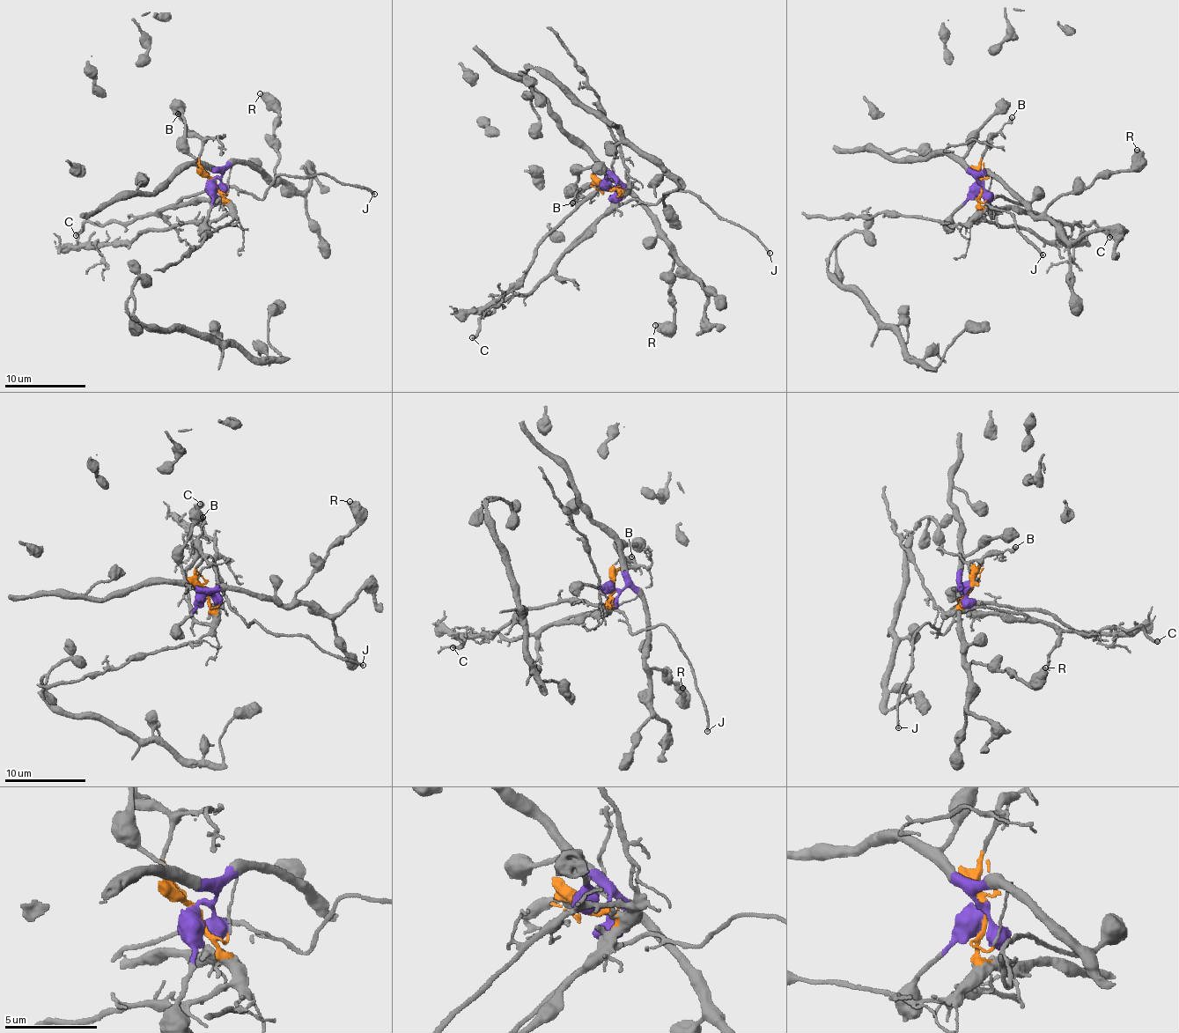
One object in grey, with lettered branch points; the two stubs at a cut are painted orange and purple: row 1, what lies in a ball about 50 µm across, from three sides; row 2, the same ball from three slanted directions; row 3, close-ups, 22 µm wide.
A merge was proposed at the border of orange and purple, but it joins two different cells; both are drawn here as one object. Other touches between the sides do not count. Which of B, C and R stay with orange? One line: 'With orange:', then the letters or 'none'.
With orange: B, C

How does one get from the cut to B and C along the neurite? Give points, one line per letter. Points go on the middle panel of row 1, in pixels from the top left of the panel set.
B: (607, 189), (594, 182), (571, 202)
C: (607, 189), (617, 191), (617, 198), (530, 292), (510, 295), (496, 308), (482, 316), (479, 328), (471, 336)

